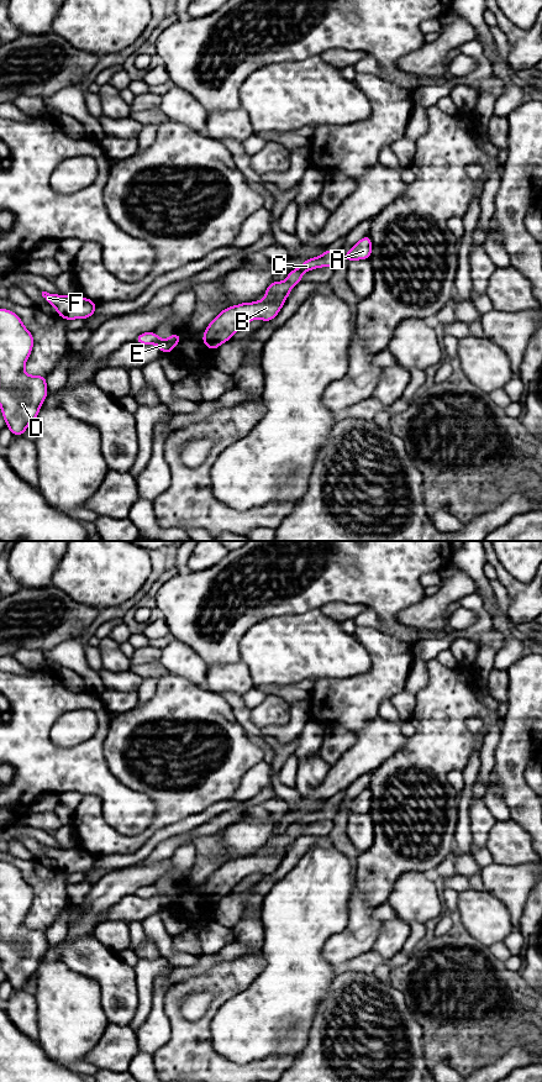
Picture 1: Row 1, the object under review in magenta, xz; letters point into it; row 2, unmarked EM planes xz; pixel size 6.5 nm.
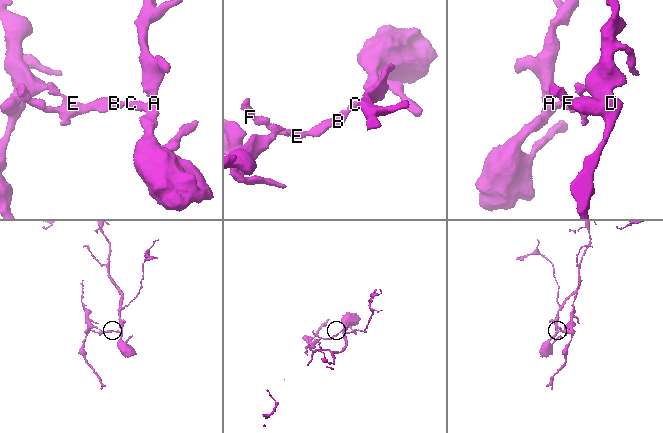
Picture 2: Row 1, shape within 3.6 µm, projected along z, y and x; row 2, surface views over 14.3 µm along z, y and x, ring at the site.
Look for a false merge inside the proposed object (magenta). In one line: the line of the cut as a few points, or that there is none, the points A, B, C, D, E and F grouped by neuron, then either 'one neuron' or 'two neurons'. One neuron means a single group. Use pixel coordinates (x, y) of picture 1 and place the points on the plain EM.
cut none; groups A B C D E F; one neuron

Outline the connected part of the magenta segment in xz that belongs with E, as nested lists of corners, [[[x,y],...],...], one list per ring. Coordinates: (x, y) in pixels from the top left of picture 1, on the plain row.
[[[143,886],[138,888],[135,894],[141,898],[158,898],[162,907],[170,907],[174,899],[181,894],[181,891],[175,886],[162,894],[156,886]]]

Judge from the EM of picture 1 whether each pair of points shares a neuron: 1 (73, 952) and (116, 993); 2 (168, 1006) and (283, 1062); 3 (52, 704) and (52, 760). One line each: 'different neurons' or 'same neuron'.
1: same neuron
2: same neuron
3: same neuron

